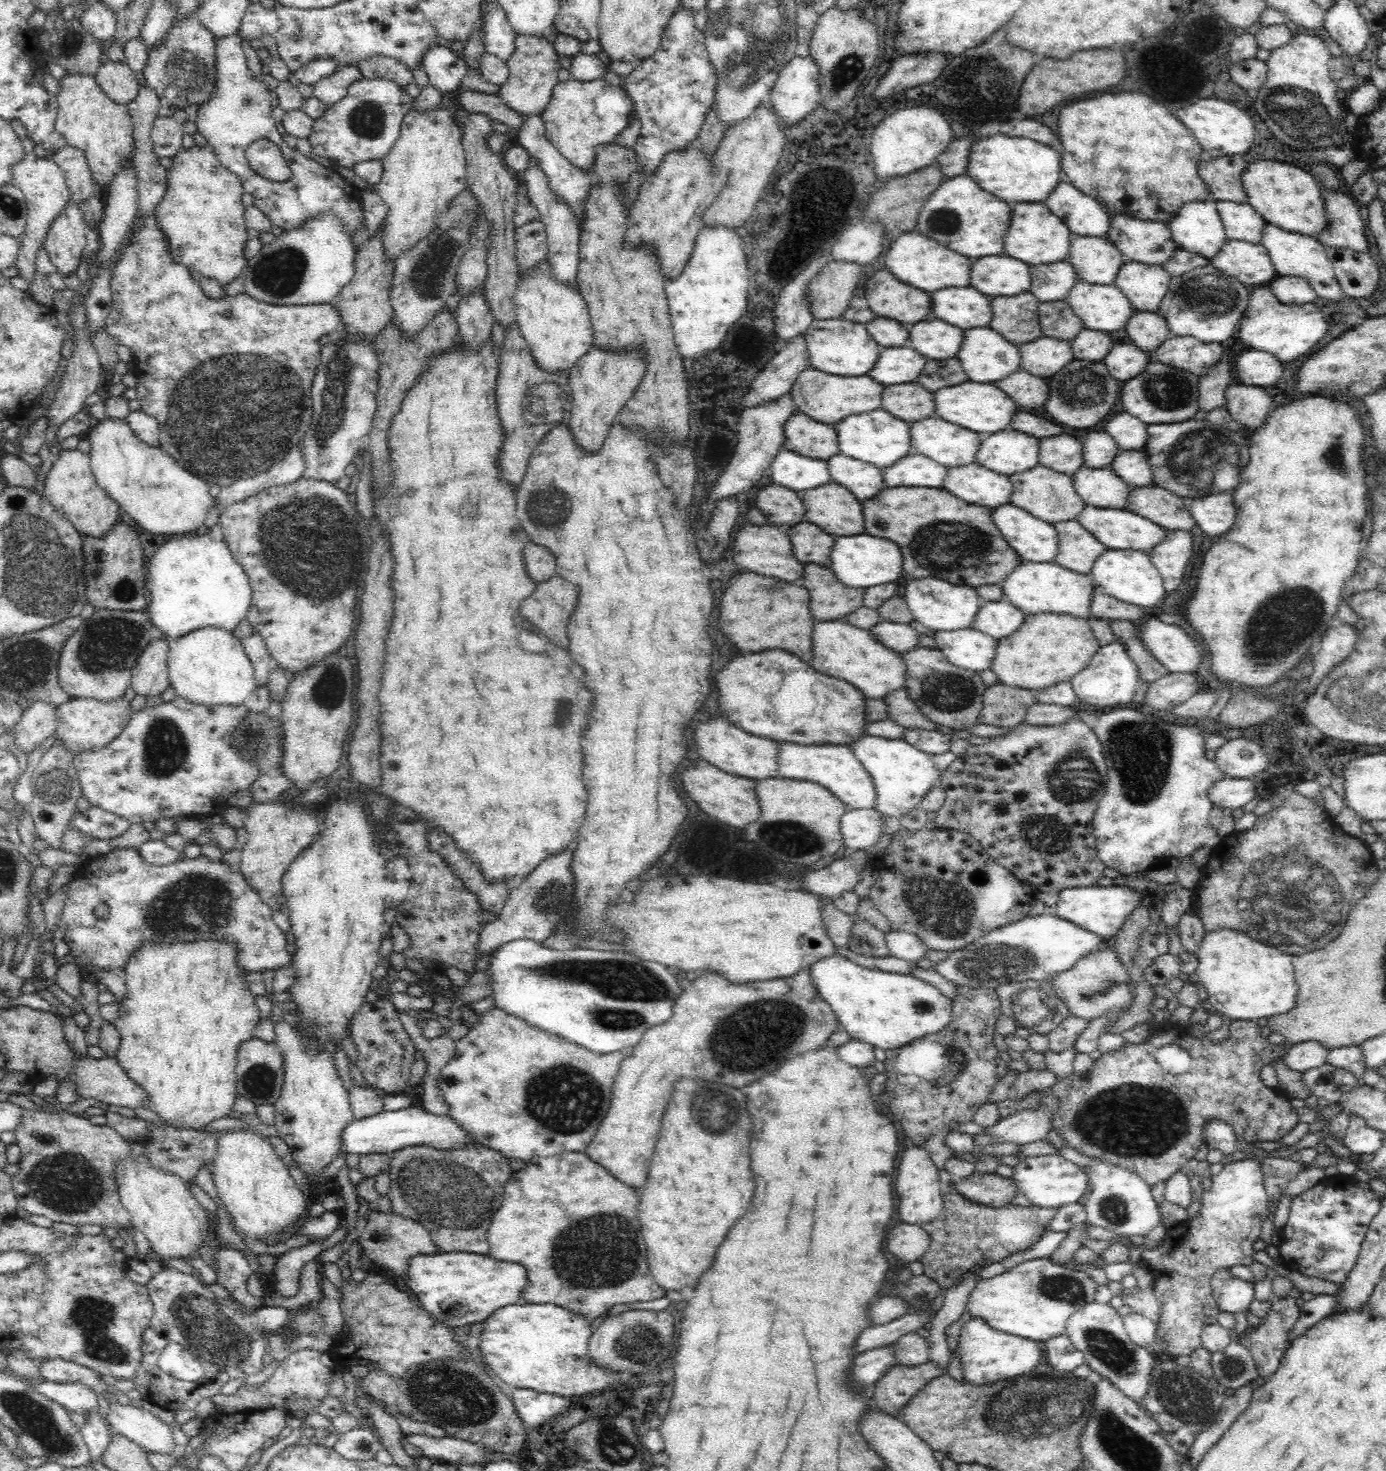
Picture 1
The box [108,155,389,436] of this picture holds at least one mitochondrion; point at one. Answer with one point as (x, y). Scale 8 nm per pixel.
(280, 273)

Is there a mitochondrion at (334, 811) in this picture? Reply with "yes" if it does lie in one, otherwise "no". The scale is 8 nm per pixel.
no

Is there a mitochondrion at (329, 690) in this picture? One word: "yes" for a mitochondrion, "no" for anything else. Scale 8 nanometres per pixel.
yes

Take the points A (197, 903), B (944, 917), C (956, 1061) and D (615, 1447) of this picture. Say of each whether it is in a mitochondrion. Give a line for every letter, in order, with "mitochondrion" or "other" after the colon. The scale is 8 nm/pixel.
A: mitochondrion
B: mitochondrion
C: mitochondrion
D: mitochondrion

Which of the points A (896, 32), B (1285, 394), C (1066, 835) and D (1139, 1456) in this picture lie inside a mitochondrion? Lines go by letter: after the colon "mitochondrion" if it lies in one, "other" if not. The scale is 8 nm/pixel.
A: other
B: other
C: mitochondrion
D: mitochondrion

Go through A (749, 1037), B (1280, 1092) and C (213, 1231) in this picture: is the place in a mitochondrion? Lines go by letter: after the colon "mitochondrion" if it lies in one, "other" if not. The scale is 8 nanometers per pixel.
A: mitochondrion
B: other
C: other

